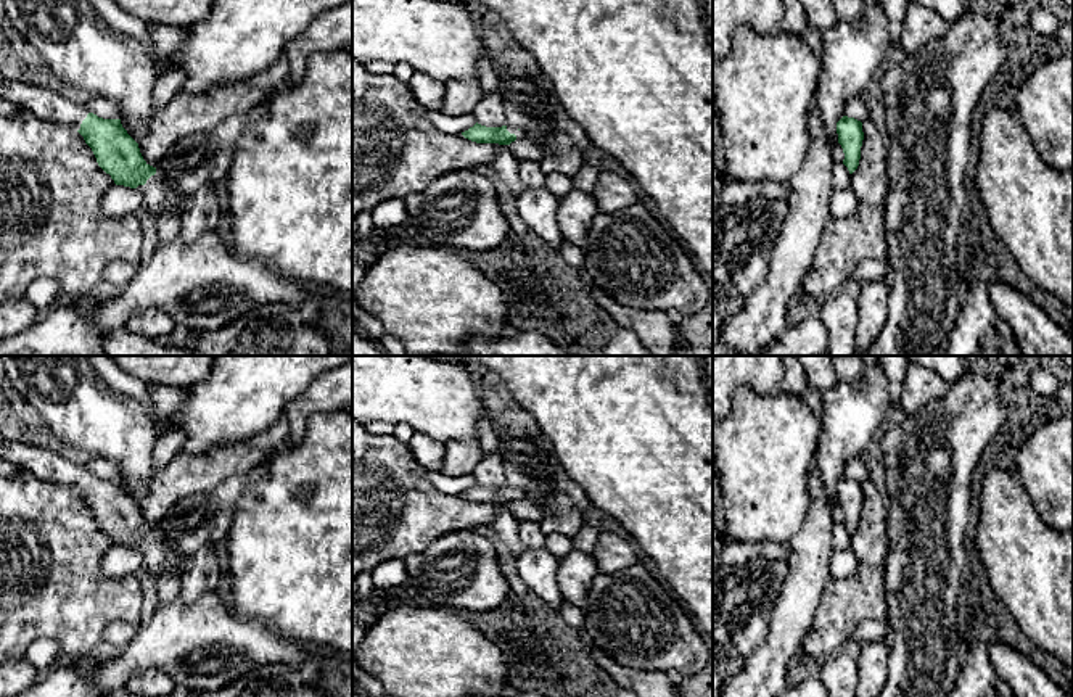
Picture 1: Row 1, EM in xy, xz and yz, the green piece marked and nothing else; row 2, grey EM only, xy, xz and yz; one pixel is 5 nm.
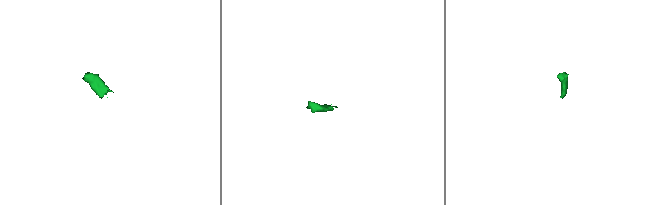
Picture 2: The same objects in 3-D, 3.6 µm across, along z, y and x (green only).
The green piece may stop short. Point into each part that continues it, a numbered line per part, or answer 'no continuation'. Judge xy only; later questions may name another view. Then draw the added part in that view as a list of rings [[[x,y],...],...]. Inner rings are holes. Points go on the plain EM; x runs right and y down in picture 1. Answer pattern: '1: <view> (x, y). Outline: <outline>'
1: xy (45, 464). Outline: [[[6,439],[0,443],[0,460],[11,462],[19,470],[31,472],[39,480],[76,491],[80,489],[82,481],[90,473],[85,465],[79,465],[53,449]]]
2: xy (156, 552). Outline: [[[156,528],[156,534],[145,546],[138,546],[137,551],[143,555],[142,568],[148,570],[156,579],[164,568],[172,568],[180,579],[185,555],[180,552],[177,555],[172,554],[171,546],[162,538],[161,528]]]

